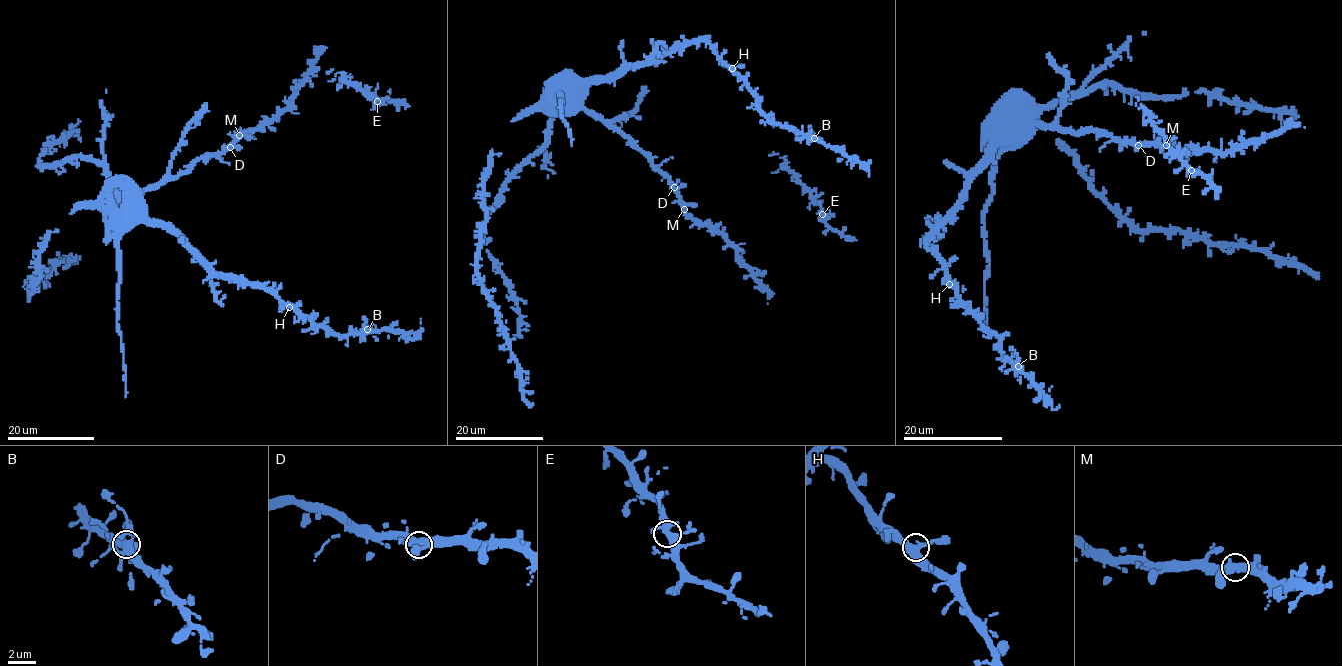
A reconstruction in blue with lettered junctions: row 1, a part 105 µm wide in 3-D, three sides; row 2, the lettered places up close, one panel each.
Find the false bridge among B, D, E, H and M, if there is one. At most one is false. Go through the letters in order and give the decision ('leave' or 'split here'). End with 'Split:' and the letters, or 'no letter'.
B: leave
D: leave
E: leave
H: leave
M: leave
Split: no letter

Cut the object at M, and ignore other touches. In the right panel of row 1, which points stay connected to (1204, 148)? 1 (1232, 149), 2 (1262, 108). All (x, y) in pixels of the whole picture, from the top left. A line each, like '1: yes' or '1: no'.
1: yes
2: no

